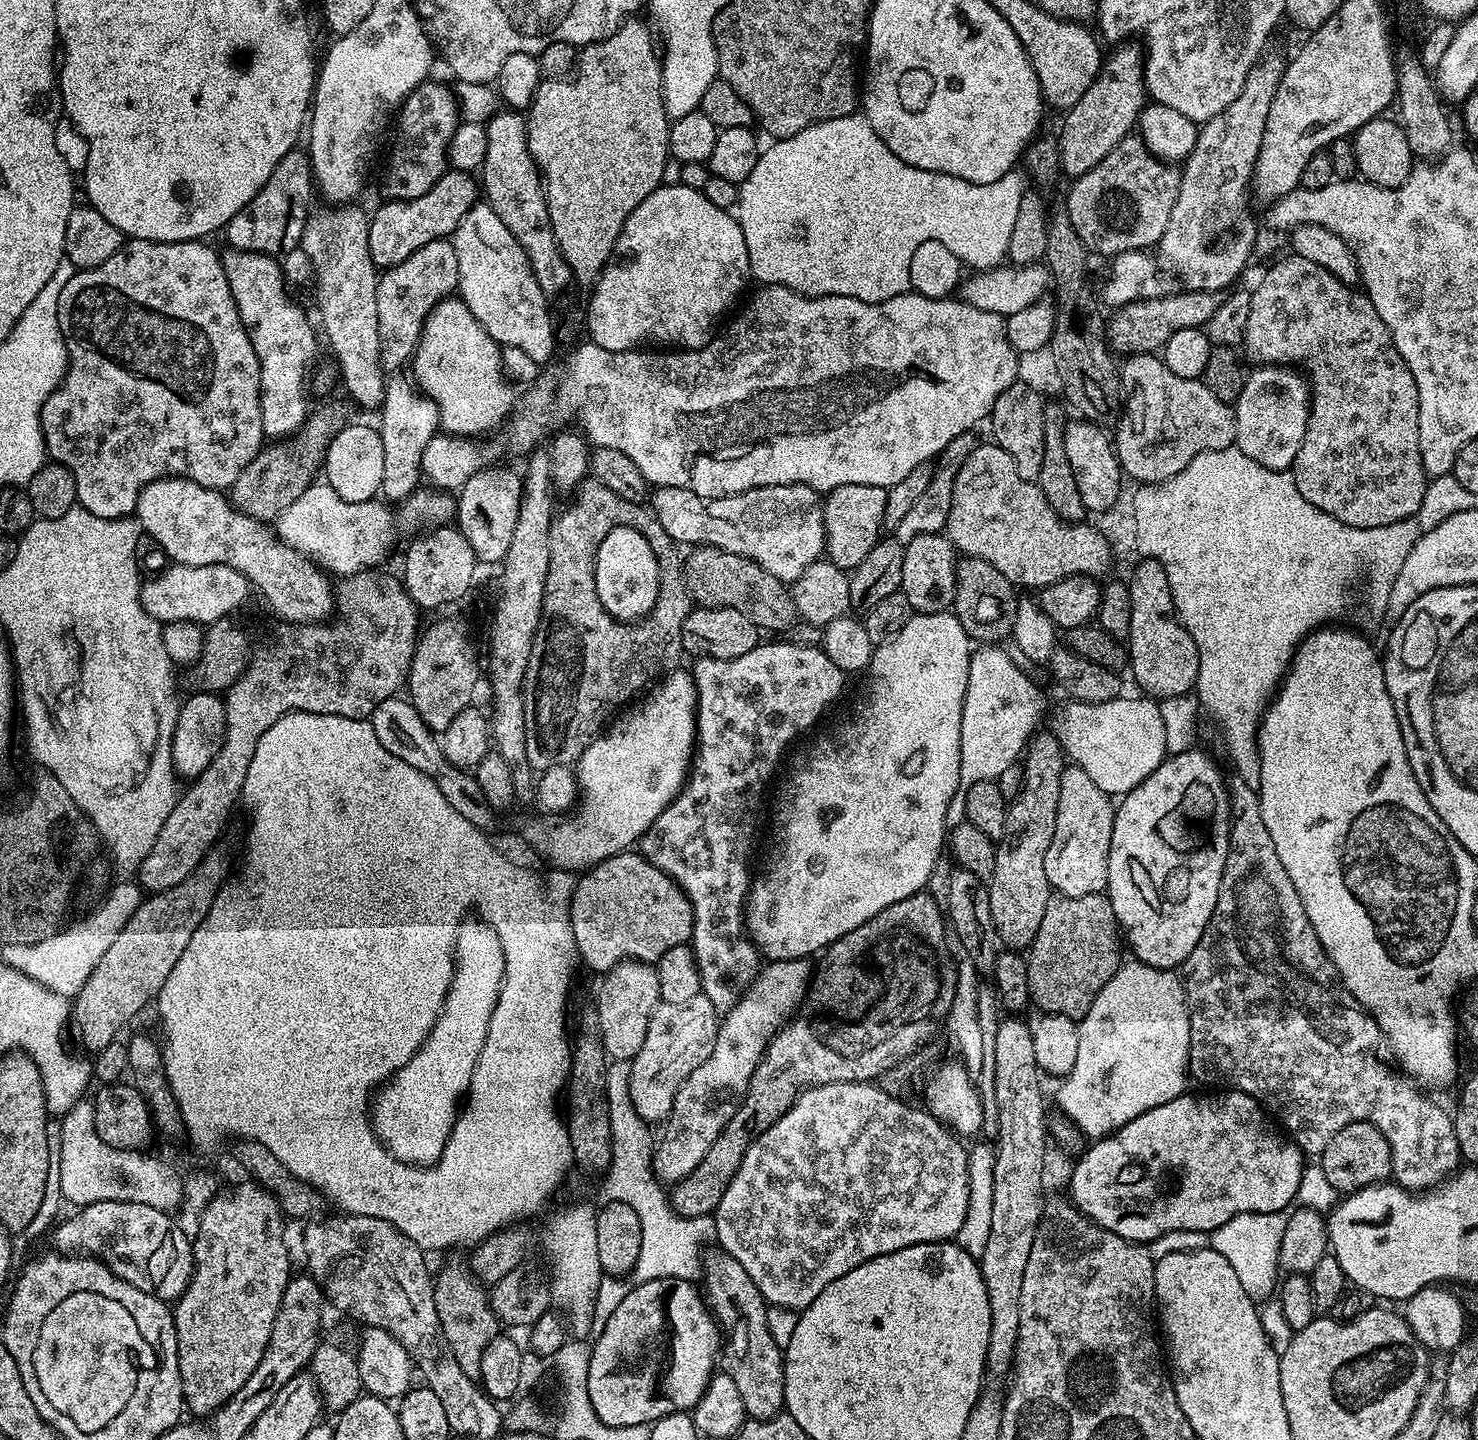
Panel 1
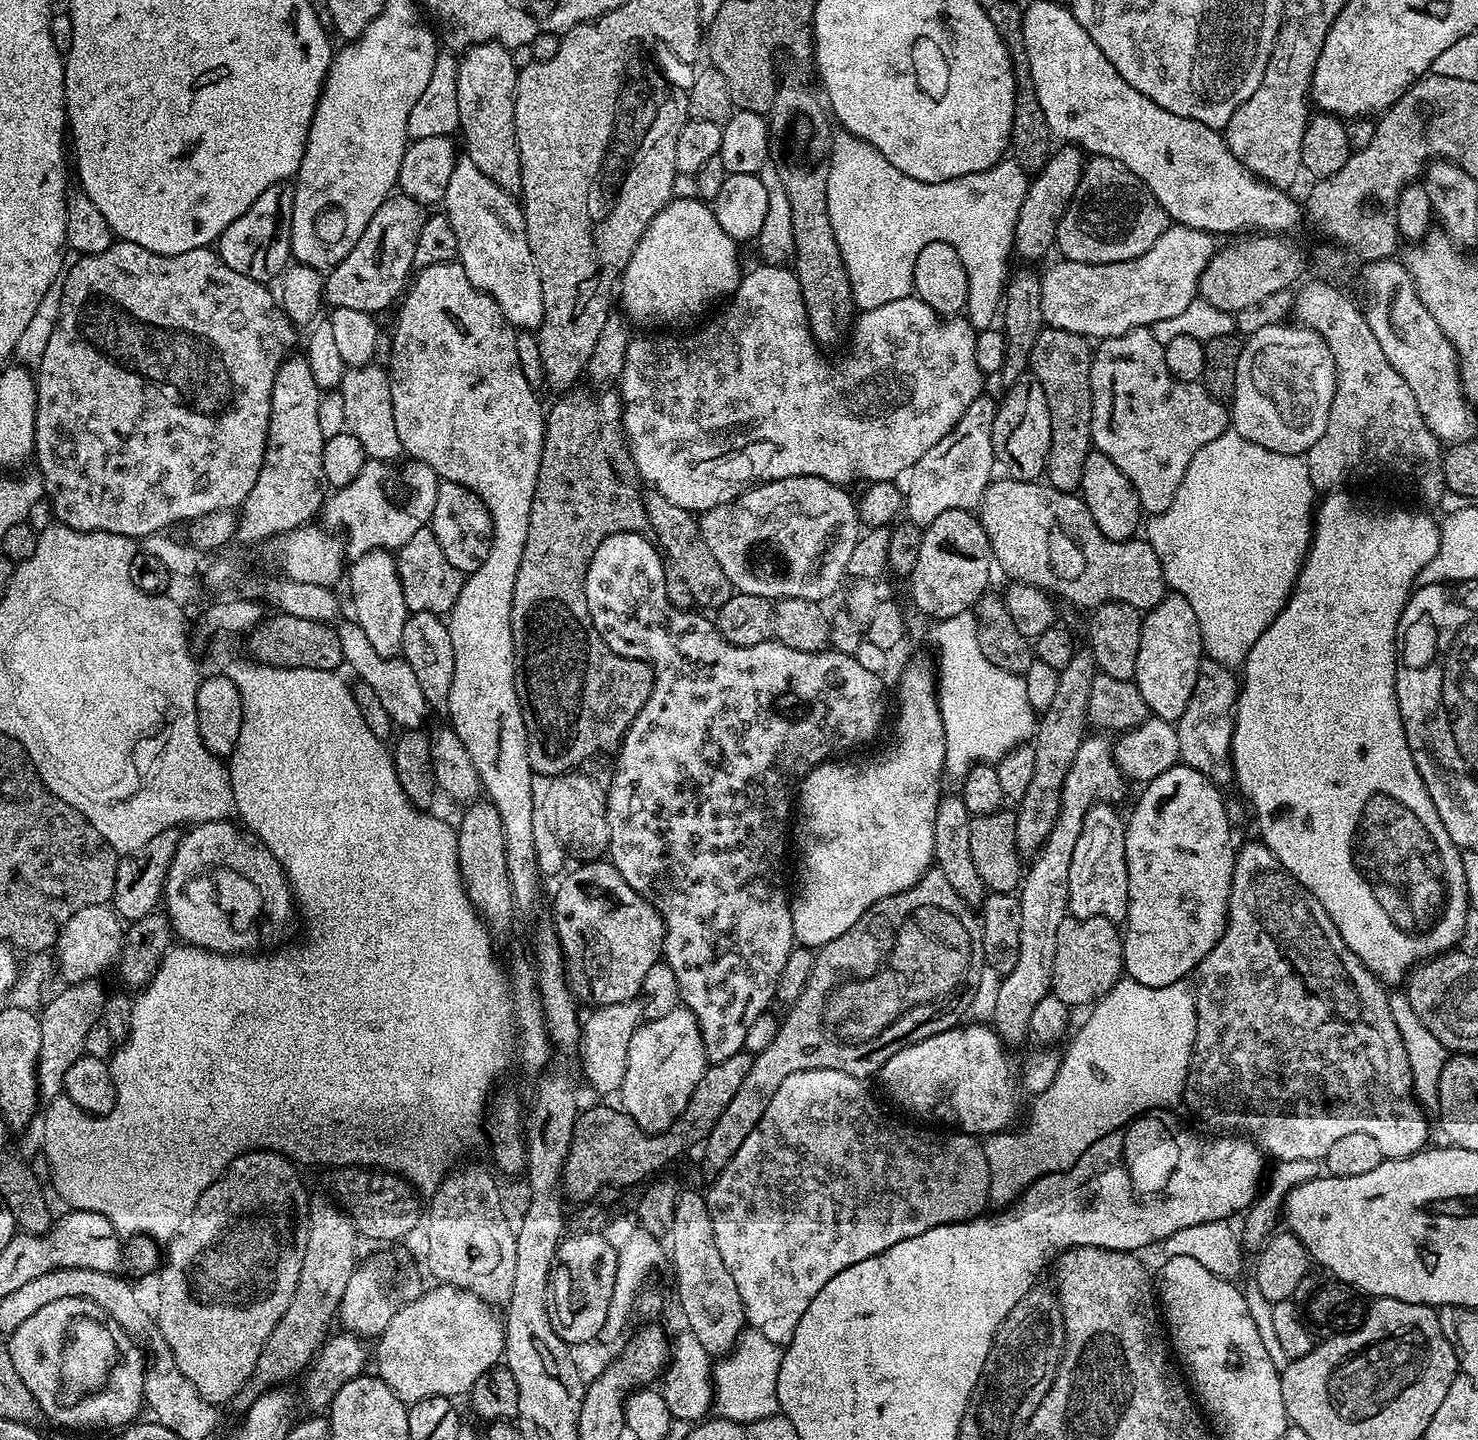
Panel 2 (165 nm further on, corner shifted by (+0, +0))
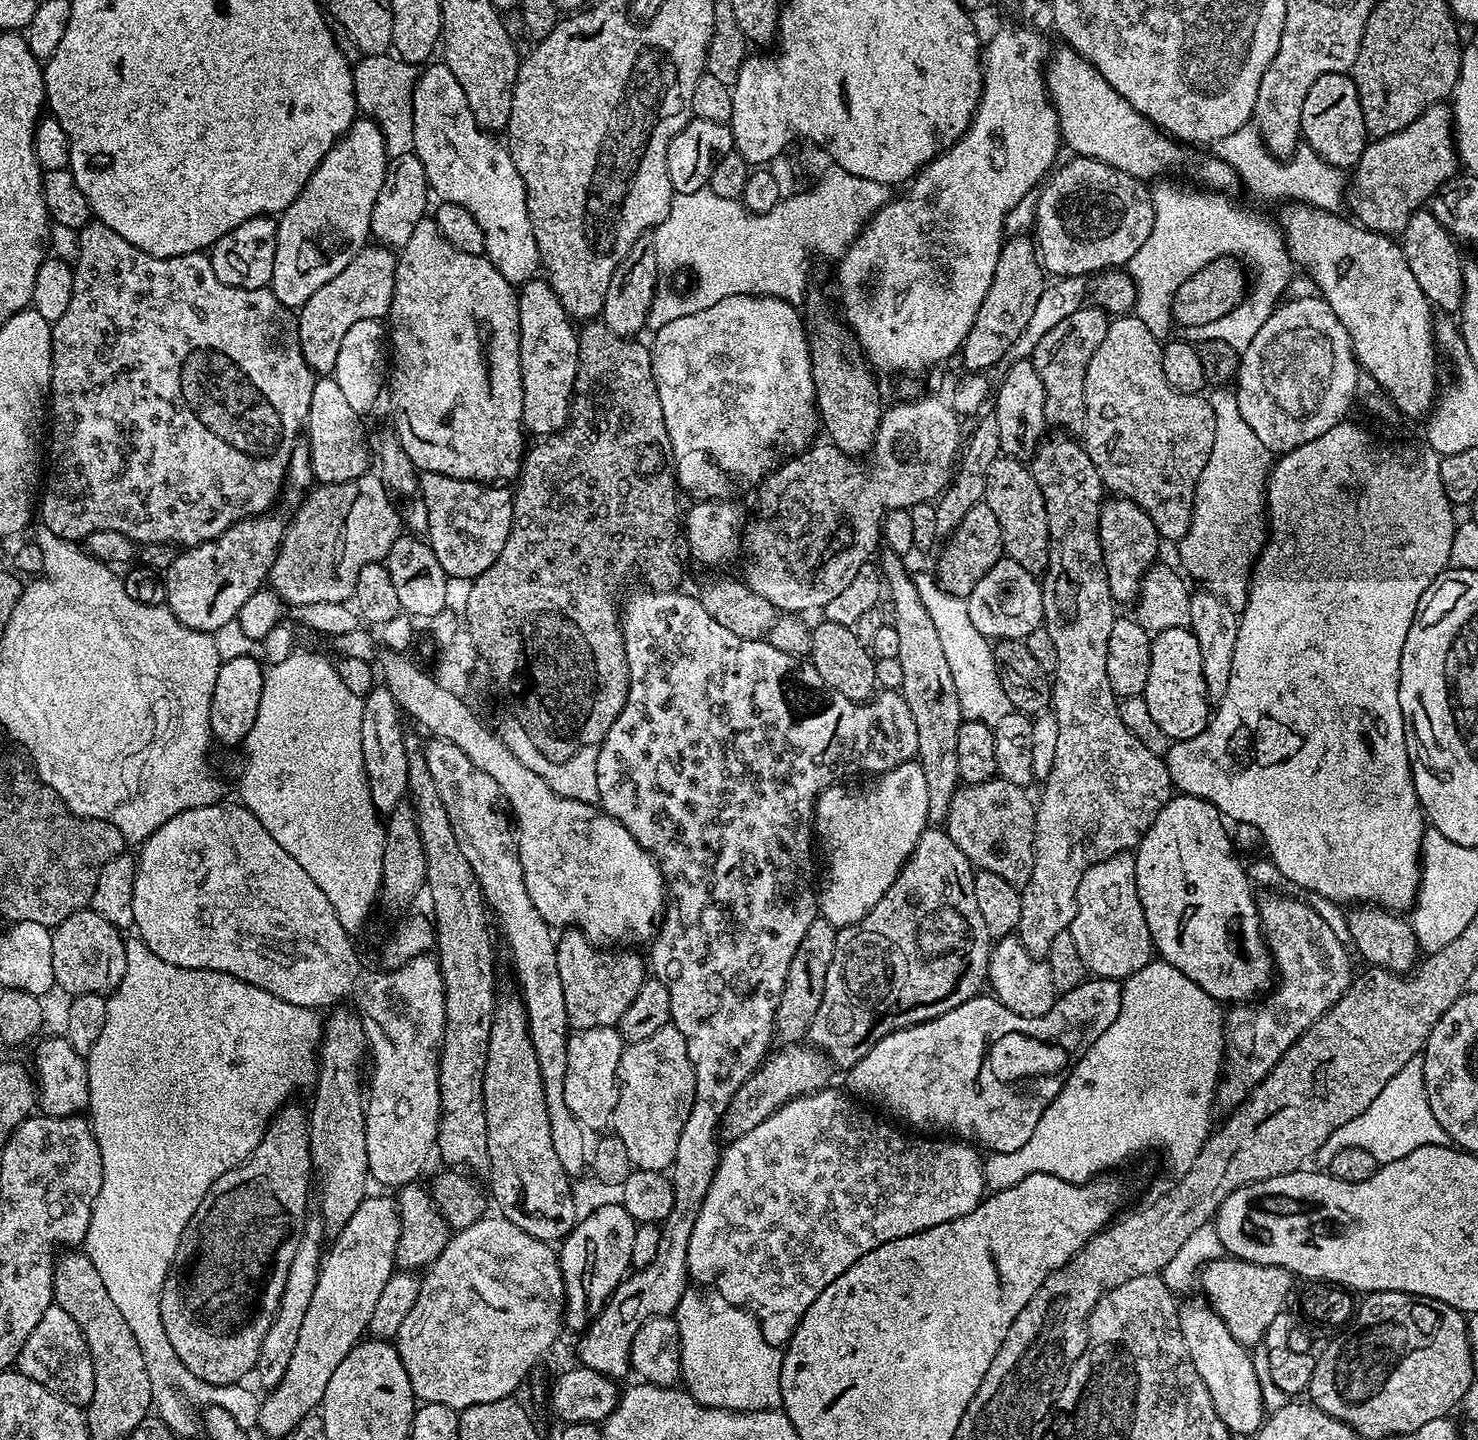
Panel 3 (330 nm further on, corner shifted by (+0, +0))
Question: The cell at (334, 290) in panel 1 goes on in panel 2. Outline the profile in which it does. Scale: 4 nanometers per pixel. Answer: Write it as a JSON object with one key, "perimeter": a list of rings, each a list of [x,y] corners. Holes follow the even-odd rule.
{"perimeter":[[[376,362],[364,367],[349,367],[341,379],[338,391],[345,403],[347,431],[362,446],[365,457],[370,460],[396,462],[405,455],[402,438],[398,438],[398,426],[394,426],[394,406],[390,398],[390,376]]]}

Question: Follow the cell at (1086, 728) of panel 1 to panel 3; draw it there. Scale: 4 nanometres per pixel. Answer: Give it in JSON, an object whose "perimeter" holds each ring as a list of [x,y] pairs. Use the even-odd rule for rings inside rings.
{"perimeter":[[[1341,422],[1335,424],[1326,434],[1314,438],[1310,443],[1298,446],[1292,452],[1285,452],[1273,463],[1272,470],[1268,474],[1268,491],[1266,493],[1266,524],[1267,532],[1264,542],[1264,549],[1256,558],[1256,563],[1252,565],[1252,578],[1248,586],[1248,601],[1244,603],[1238,619],[1238,642],[1234,642],[1234,662],[1230,666],[1230,682],[1226,685],[1226,694],[1215,705],[1211,713],[1206,730],[1189,740],[1173,740],[1169,743],[1168,751],[1164,756],[1164,764],[1170,770],[1170,778],[1177,793],[1185,796],[1200,796],[1204,800],[1209,800],[1211,804],[1220,812],[1220,815],[1229,821],[1237,820],[1240,824],[1249,824],[1252,828],[1260,831],[1260,836],[1264,839],[1264,844],[1268,847],[1268,852],[1272,855],[1272,860],[1276,863],[1276,868],[1292,884],[1297,884],[1306,891],[1316,891],[1318,895],[1325,896],[1328,900],[1356,900],[1352,902],[1367,902],[1372,906],[1387,908],[1397,914],[1404,914],[1417,902],[1417,893],[1420,890],[1421,882],[1421,848],[1424,844],[1426,833],[1426,817],[1423,808],[1420,806],[1420,799],[1414,786],[1412,777],[1412,763],[1408,757],[1410,751],[1410,736],[1406,731],[1402,706],[1398,702],[1398,686],[1400,685],[1400,663],[1402,662],[1402,646],[1406,646],[1406,634],[1410,634],[1410,626],[1416,617],[1416,607],[1426,594],[1426,590],[1438,578],[1438,574],[1449,567],[1450,546],[1456,533],[1457,526],[1452,517],[1453,504],[1446,498],[1446,490],[1442,490],[1442,474],[1440,473],[1441,456],[1427,443],[1420,444],[1379,444],[1372,440],[1368,432],[1363,432],[1356,424]]]}

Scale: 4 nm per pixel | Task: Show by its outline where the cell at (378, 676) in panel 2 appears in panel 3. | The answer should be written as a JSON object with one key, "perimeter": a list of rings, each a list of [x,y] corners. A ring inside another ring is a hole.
{"perimeter":[[[437,738],[429,741],[424,744],[426,767],[434,777],[434,786],[438,789],[442,803],[446,805],[446,814],[450,814],[450,826],[454,830],[454,838],[458,838],[458,850],[462,850],[466,862],[470,862],[470,870],[474,870],[478,878],[487,911],[494,917],[495,927],[497,924],[504,935],[504,944],[508,947],[508,956],[512,959],[512,968],[520,983],[518,995],[528,1015],[530,1038],[538,1056],[538,1066],[546,1090],[554,1151],[558,1153],[558,1162],[562,1162],[569,1174],[583,1173],[586,1168],[586,1129],[567,1109],[563,1098],[570,1025],[566,1014],[566,998],[562,998],[562,978],[558,978],[553,929],[542,918],[542,914],[534,910],[534,902],[530,902],[530,894],[526,894],[518,836],[509,817],[504,817],[496,809],[496,800],[499,801],[501,795],[494,778],[490,778],[486,770],[478,770],[478,766],[474,766],[474,762],[470,762],[470,758],[466,758],[466,754],[454,742]]]}

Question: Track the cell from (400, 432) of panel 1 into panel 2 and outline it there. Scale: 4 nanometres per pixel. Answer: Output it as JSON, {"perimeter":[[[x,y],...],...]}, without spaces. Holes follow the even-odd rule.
{"perimeter":[[[376,549],[357,557],[349,567],[346,584],[347,580],[355,623],[379,655],[397,659],[402,653],[404,624],[410,613],[403,597],[401,579],[398,578],[395,555],[387,549]]]}

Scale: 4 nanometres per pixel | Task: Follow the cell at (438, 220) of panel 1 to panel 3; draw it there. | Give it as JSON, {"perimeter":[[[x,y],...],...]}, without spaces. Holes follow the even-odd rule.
{"perimeter":[[[365,246],[342,274],[330,278],[322,290],[314,290],[314,294],[310,294],[308,301],[298,309],[298,338],[302,342],[302,354],[313,372],[334,372],[338,350],[354,322],[363,319],[383,321],[387,317],[396,281],[396,258],[397,253],[387,246]]]}

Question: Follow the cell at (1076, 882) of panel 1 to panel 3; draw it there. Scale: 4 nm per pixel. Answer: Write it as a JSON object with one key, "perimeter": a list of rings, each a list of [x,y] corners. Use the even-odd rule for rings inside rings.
{"perimeter":[[[1132,852],[1114,854],[1090,865],[1082,874],[1082,882],[1078,882],[1078,910],[1070,931],[1084,967],[1093,977],[1123,982],[1152,963],[1150,926],[1146,926],[1146,914],[1138,898],[1136,857]]]}

